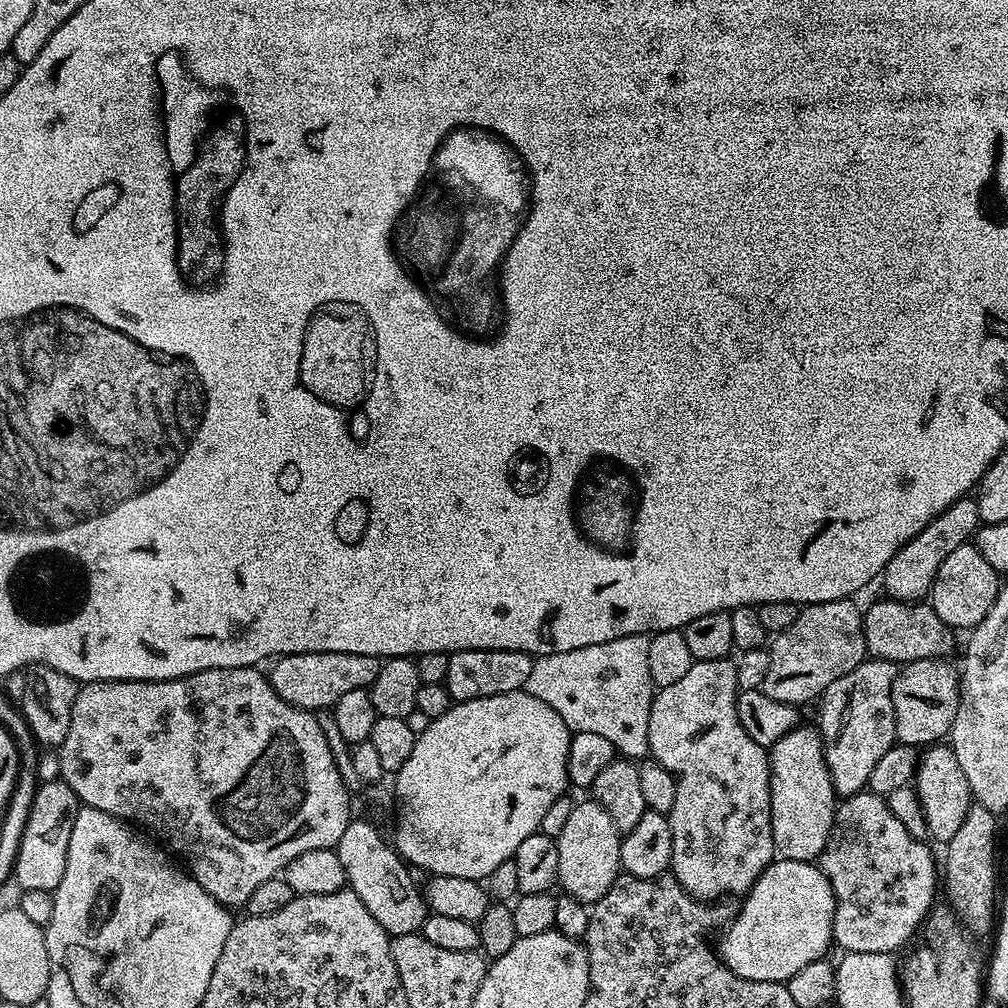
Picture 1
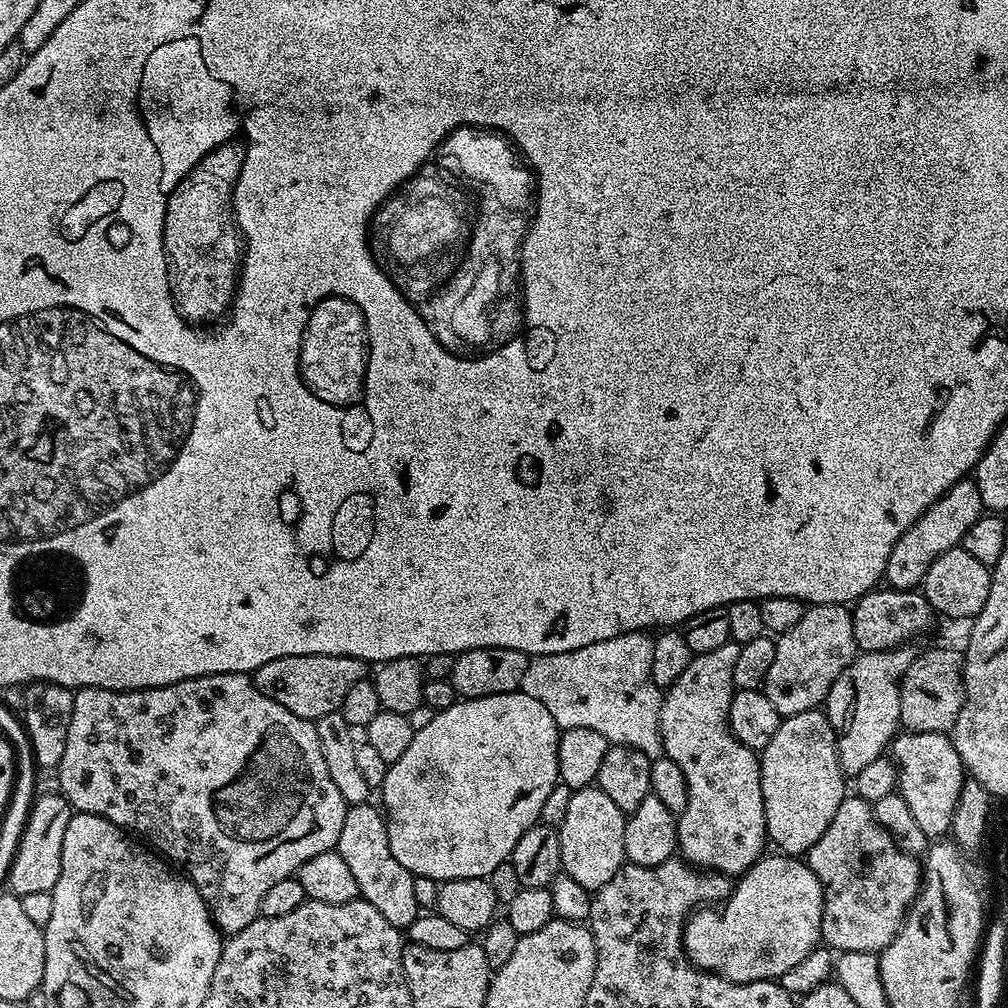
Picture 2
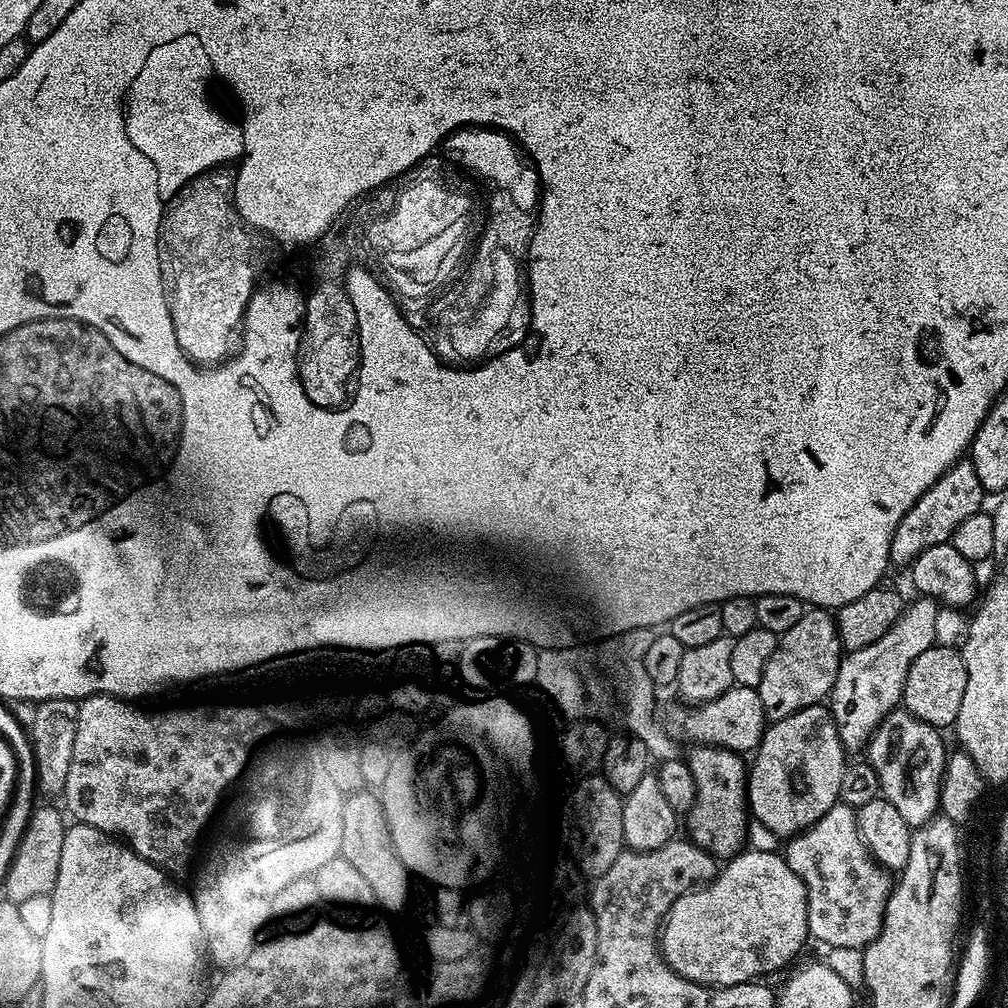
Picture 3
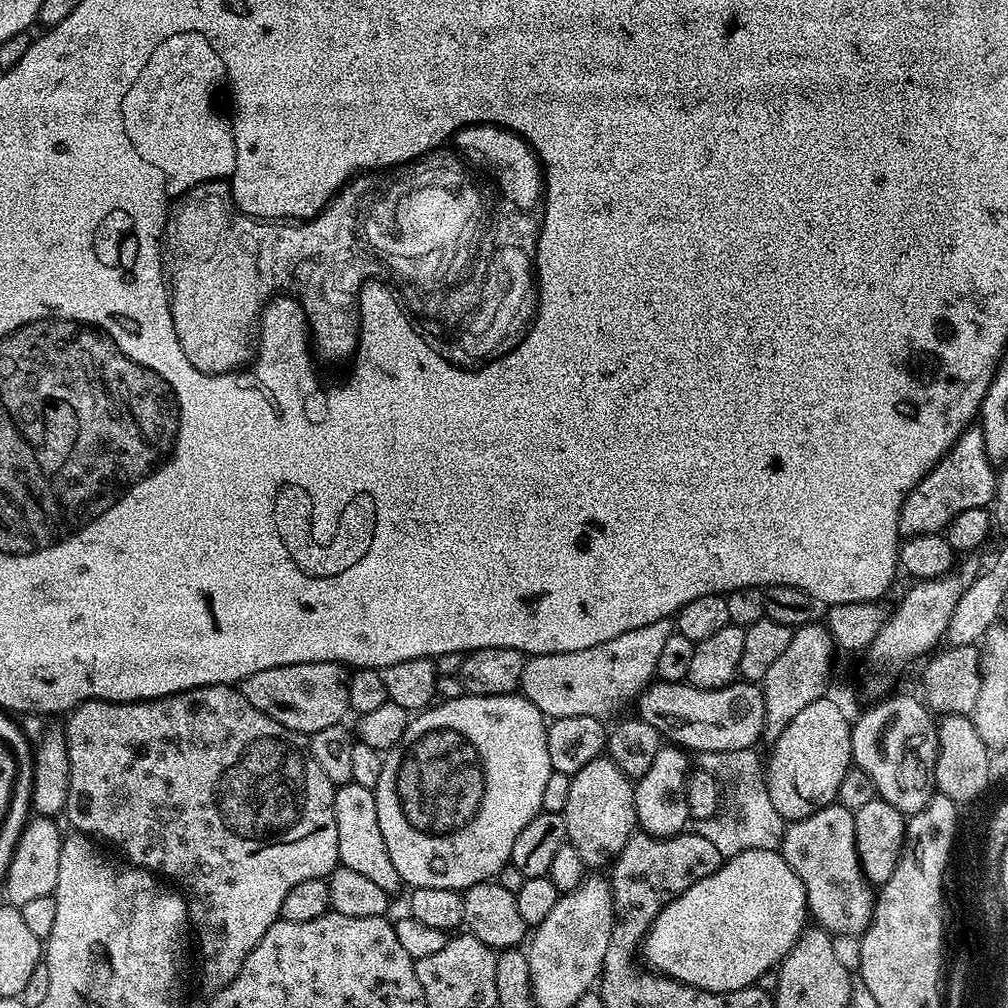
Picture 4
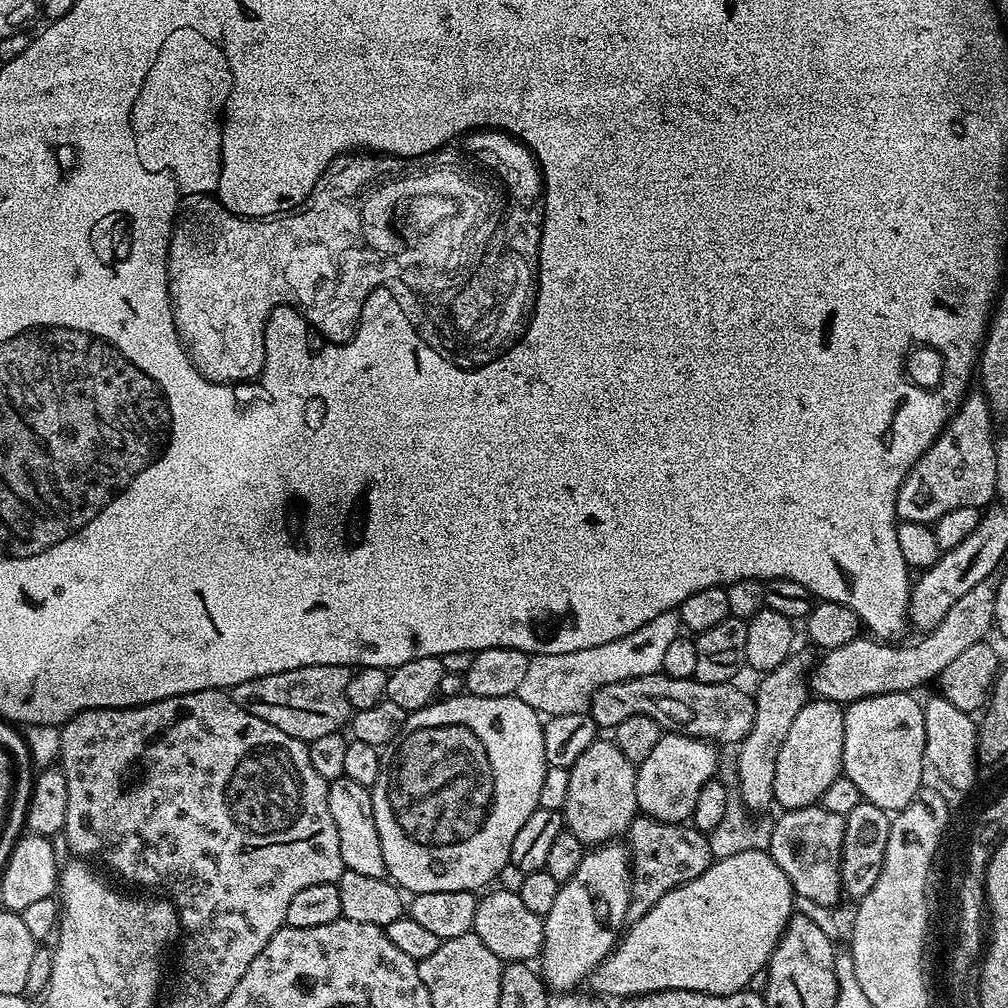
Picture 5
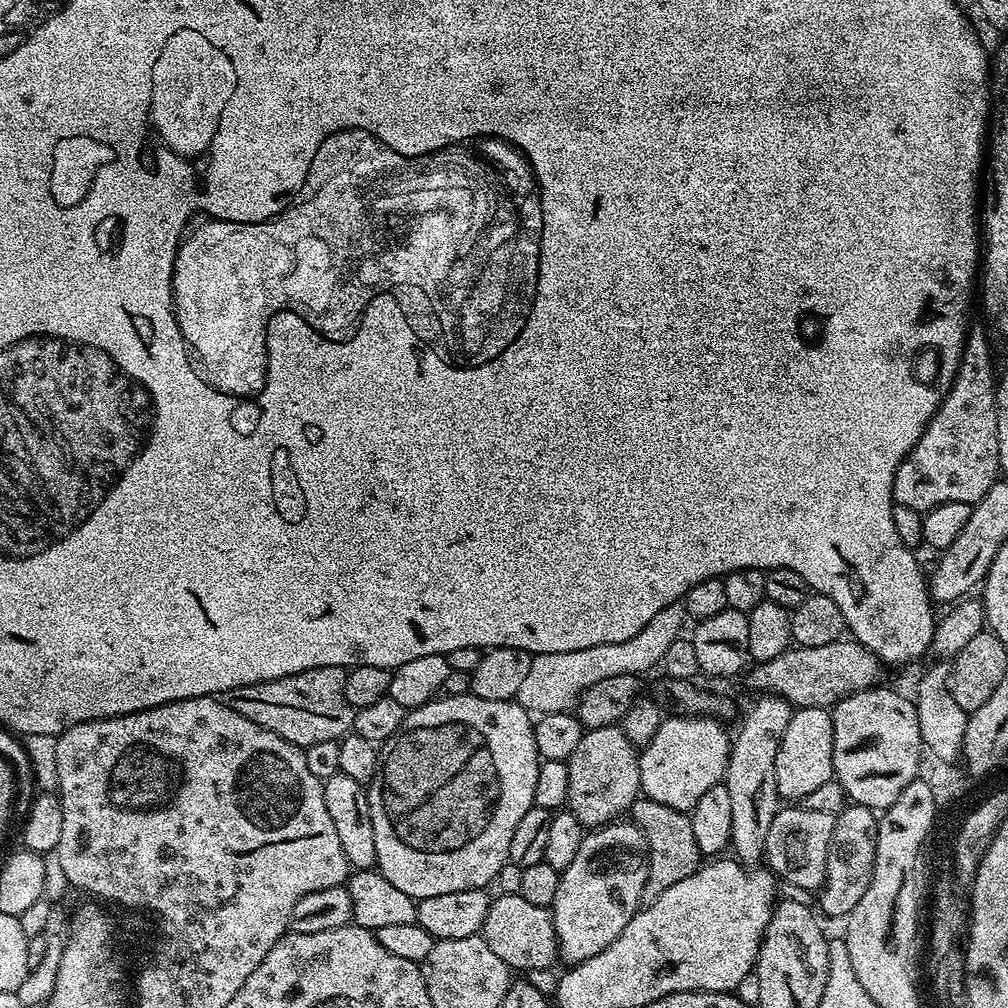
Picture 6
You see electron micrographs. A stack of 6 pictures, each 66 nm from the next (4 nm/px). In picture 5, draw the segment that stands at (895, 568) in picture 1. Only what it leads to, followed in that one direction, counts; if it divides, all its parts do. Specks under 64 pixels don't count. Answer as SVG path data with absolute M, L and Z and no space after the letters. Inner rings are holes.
M969 391L960 409L940 431L940 437L906 474L896 495L896 514L901 521L932 526L942 514L950 514L950 510L958 510L958 506L983 509L997 499L995 454L998 436L992 433L992 424L994 417L983 391Z

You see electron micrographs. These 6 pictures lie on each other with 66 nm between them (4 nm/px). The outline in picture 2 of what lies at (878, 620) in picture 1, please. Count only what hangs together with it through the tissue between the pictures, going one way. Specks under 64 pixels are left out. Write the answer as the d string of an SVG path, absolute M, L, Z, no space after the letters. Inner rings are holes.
M887 586L867 592L851 605L850 611L854 622L854 642L860 652L899 648L901 644L915 641L915 636L931 630L934 619L932 607L923 591Z

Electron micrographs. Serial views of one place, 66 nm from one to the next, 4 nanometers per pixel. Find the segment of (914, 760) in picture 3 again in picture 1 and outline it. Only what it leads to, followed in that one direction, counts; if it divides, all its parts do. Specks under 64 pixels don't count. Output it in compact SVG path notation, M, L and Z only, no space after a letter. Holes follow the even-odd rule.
M937 742L927 749L928 752L919 757L914 777L914 787L920 799L920 809L924 811L929 837L934 841L946 842L958 834L962 821L973 806L970 782L966 782L966 774L962 774L962 766L958 766L958 758L954 758L951 747L947 743Z

